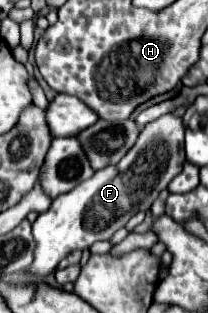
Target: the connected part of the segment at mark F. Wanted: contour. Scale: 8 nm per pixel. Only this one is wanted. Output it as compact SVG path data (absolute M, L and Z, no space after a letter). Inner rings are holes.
M165 114L149 122L139 132L135 146L121 158L119 164L95 172L75 190L57 196L53 204L45 212L41 212L39 218L33 222L33 236L37 248L35 260L27 270L45 276L53 272L69 252L89 248L97 240L109 240L119 228L129 222L133 214L149 210L151 204L157 200L159 192L165 190L171 178L183 170L183 138L183 120L173 114Z

